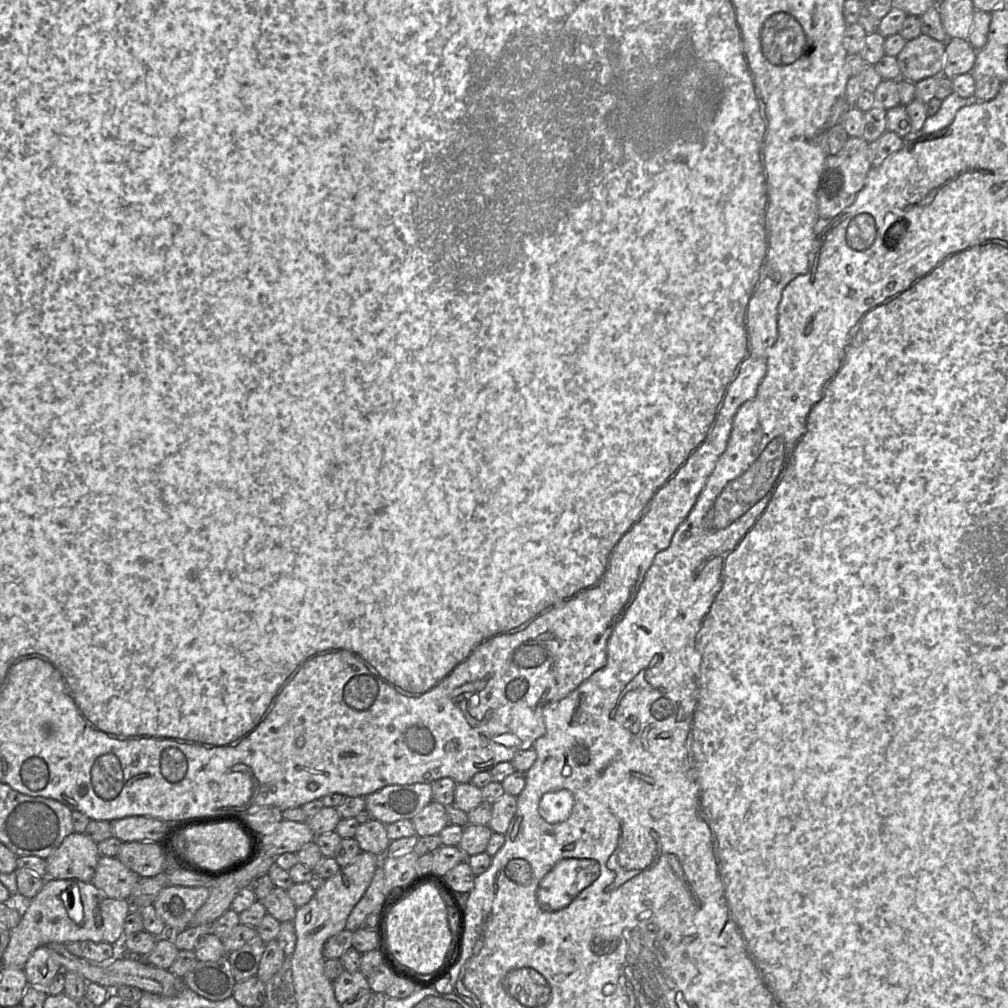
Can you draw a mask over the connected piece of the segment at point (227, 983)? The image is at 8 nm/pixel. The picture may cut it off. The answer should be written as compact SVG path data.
M227 956L217 961L198 960L182 979L186 987L211 1001L222 1001L233 996L236 984Z

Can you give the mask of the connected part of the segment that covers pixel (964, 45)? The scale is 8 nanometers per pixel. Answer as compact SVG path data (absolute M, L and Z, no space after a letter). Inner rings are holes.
M949 39L946 42L942 75L953 79L957 75L971 73L977 50L966 39Z

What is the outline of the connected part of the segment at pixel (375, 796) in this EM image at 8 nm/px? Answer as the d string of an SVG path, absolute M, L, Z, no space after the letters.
M431 784L394 785L385 787L365 798L366 810L375 820L390 825L412 820L432 800Z

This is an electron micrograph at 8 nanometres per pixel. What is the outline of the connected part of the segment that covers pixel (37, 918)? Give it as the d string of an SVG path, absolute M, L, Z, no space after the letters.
M45 878L41 890L27 901L20 923L11 930L1 962L7 968L23 968L34 950L49 943L93 941L121 945L124 922L132 909L129 900L109 898L91 882Z

